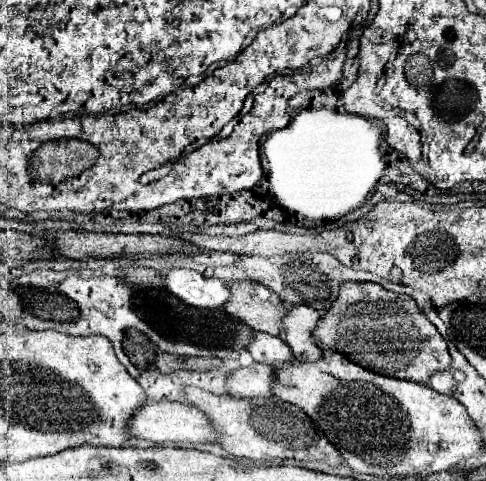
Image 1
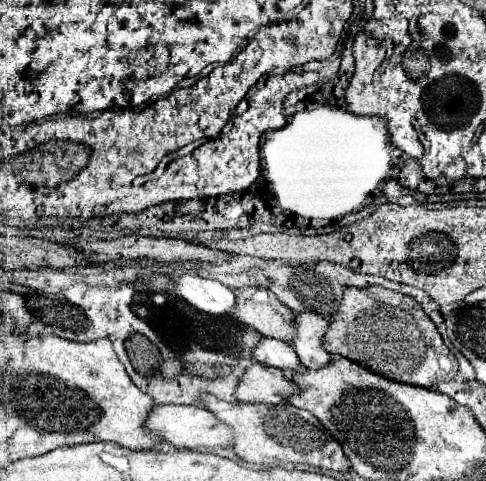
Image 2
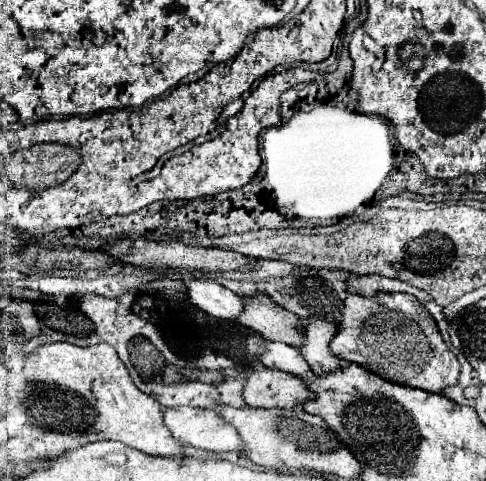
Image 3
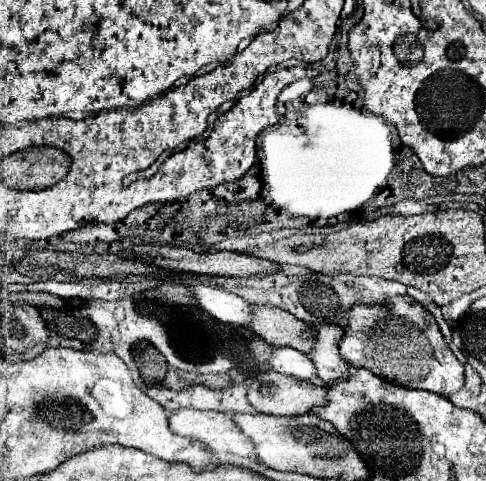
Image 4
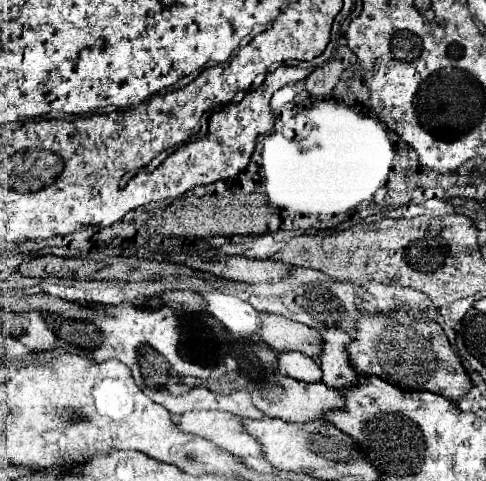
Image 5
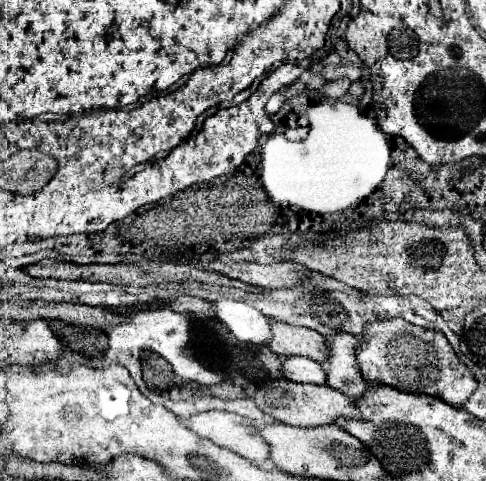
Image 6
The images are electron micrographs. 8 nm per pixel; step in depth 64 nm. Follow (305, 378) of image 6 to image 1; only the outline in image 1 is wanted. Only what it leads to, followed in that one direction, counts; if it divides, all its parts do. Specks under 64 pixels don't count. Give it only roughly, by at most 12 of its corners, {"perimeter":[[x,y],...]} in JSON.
{"perimeter":[[254,332],[248,352],[256,362],[278,368],[294,358],[284,340]]}

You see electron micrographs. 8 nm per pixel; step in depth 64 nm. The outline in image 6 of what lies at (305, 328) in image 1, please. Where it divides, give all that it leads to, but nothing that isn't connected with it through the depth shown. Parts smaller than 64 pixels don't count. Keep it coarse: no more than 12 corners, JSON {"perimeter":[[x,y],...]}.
{"perimeter":[[328,338],[326,384],[348,398],[366,392],[356,362],[358,338]]}

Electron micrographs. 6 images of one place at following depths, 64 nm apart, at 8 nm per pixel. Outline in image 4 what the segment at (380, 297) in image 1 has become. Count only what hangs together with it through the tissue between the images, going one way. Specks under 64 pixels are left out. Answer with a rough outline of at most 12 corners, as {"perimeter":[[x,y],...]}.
{"perimeter":[[410,296],[356,302],[348,364],[442,396],[464,366]]}

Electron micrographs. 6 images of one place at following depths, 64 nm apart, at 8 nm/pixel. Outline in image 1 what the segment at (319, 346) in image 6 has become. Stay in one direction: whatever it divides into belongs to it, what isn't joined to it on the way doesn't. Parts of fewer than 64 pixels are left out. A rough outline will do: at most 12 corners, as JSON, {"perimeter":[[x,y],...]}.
{"perimeter":[[252,280],[228,284],[224,310],[252,330],[280,334],[282,300]]}

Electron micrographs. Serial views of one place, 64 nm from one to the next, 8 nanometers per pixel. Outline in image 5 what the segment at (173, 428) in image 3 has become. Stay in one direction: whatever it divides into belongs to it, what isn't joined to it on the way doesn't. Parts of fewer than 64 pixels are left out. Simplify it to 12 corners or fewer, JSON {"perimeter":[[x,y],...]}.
{"perimeter":[[220,410],[184,412],[182,432],[240,456],[262,456],[238,416]]}

